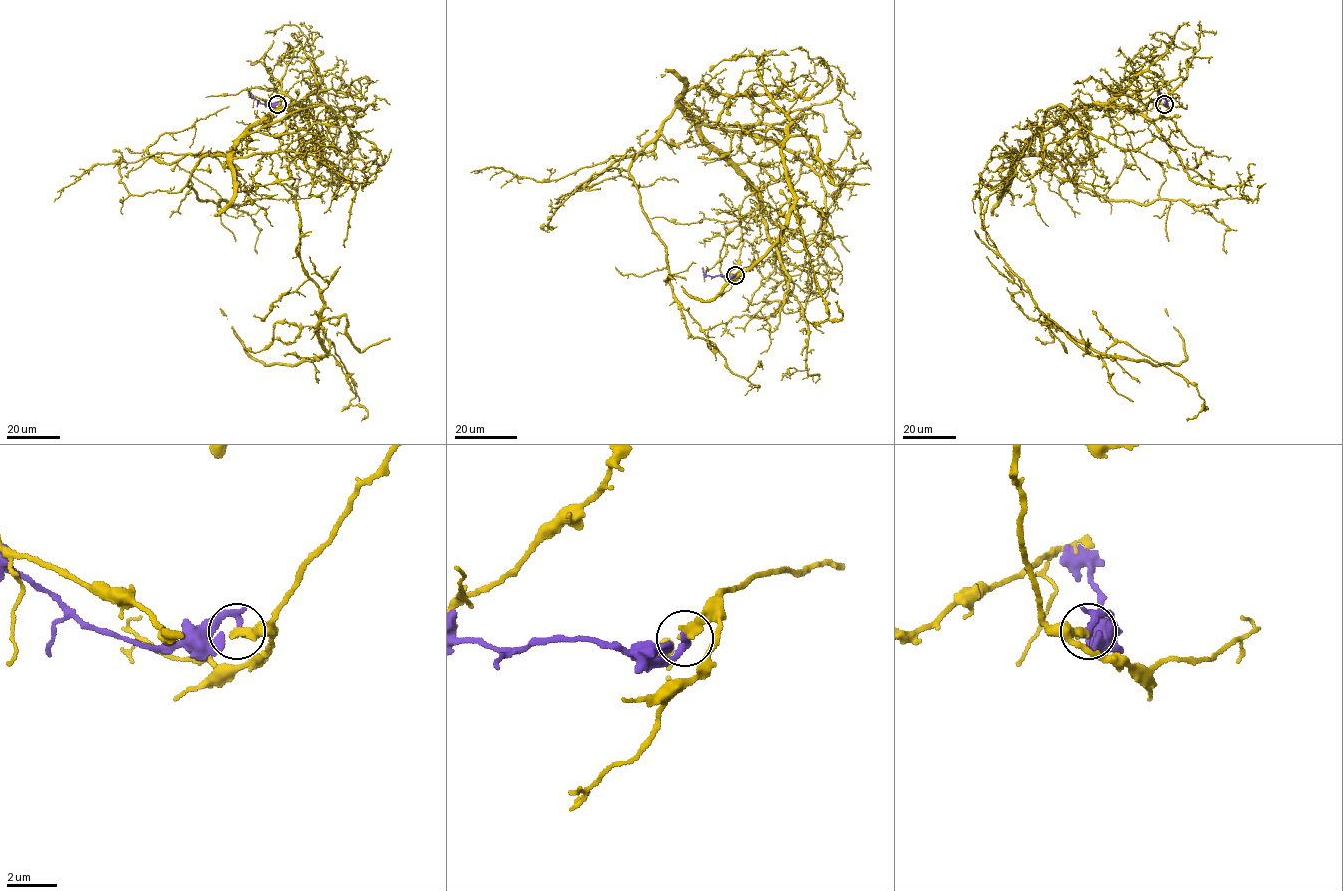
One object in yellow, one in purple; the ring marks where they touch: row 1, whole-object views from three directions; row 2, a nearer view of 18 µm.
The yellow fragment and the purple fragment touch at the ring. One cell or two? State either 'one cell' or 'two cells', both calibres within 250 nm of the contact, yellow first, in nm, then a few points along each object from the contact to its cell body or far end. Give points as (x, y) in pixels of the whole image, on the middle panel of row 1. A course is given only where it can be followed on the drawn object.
two cells; 380 nm thick on the yellow side, 320 nm on the other; yellow runs (735, 275), (781, 229), (682, 96), (752, 55), (790, 121), (788, 224), (713, 298), (667, 276); purple runs (735, 275), (707, 276), (702, 268)

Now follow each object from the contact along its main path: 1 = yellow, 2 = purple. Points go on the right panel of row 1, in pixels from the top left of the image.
1: (1164, 104), (1138, 75), (1006, 154), (1011, 172), (979, 194), (982, 228), (1059, 329), (1179, 364), (1165, 308)
2: (1164, 104), (1165, 97), (1159, 91)

